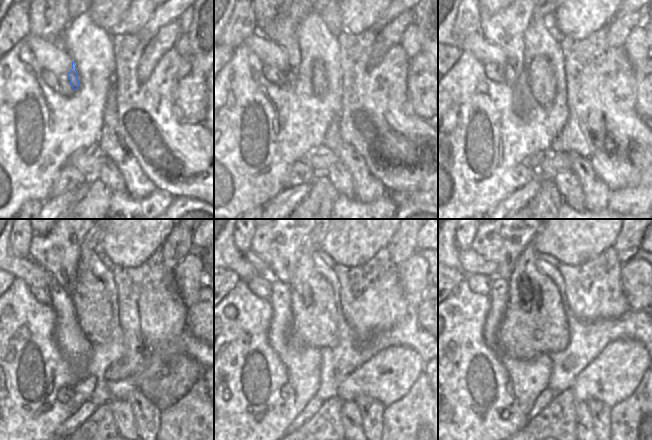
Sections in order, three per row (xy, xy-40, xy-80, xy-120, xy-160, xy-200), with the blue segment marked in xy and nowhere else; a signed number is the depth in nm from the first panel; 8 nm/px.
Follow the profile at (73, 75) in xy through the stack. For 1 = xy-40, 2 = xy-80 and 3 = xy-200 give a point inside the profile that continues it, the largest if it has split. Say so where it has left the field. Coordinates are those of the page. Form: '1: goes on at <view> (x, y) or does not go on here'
1: goes on at xy-40 (282, 30)
2: goes on at xy-80 (506, 29)
3: goes on at xy-200 (501, 240)

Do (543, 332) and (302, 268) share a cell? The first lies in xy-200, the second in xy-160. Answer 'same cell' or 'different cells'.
same cell

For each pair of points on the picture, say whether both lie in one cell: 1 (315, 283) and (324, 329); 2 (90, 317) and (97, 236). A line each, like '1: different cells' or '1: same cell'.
1: same cell
2: same cell

